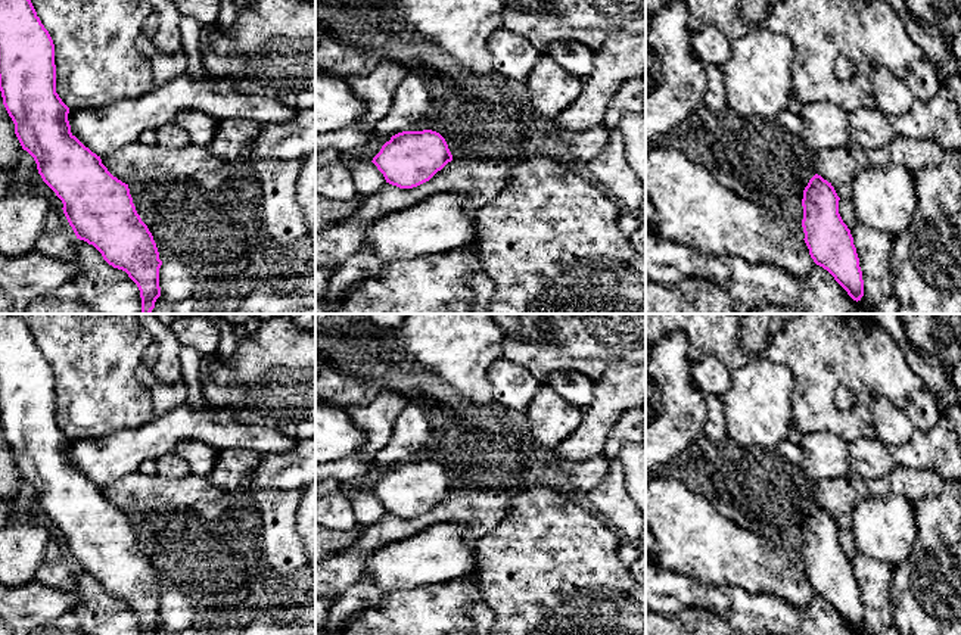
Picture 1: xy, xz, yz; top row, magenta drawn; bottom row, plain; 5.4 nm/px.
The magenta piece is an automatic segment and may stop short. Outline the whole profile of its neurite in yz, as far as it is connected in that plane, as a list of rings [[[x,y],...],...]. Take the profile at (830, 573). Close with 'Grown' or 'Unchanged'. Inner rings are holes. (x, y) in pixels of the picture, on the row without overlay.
[[[815,504],[803,520],[805,573],[814,592],[827,600],[853,631],[864,626],[859,588],[850,560],[839,544],[831,513]]]. Unchanged

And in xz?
[[[432,460],[402,461],[391,467],[373,494],[386,513],[399,519],[413,519],[429,511],[452,485],[445,469]]]. Unchanged

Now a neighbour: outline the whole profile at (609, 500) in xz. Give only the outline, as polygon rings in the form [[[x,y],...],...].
[[[606,457],[609,470],[587,497],[591,511],[607,522],[622,542],[638,544],[646,516],[629,497],[625,486],[623,466],[619,457]]]

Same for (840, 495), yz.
[[[858,474],[817,482],[815,501],[827,510],[840,529],[852,529],[853,510],[870,495],[867,479]]]

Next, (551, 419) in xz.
[[[544,382],[534,395],[526,415],[532,436],[545,448],[553,449],[579,427],[584,410],[569,405]]]

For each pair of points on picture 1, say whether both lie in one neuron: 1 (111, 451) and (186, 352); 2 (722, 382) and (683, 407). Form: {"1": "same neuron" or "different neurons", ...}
{"1": "different neurons", "2": "different neurons"}

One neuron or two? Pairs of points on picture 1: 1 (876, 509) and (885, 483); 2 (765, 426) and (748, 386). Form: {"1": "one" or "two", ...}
{"1": "two", "2": "one"}

